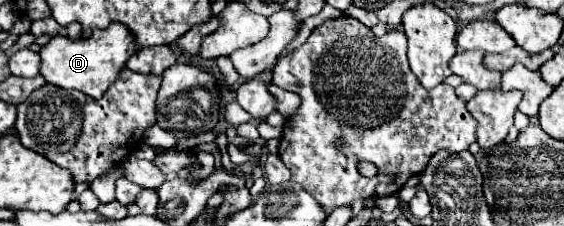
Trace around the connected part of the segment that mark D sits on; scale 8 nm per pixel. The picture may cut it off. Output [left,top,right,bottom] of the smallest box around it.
[41,23,137,99]

